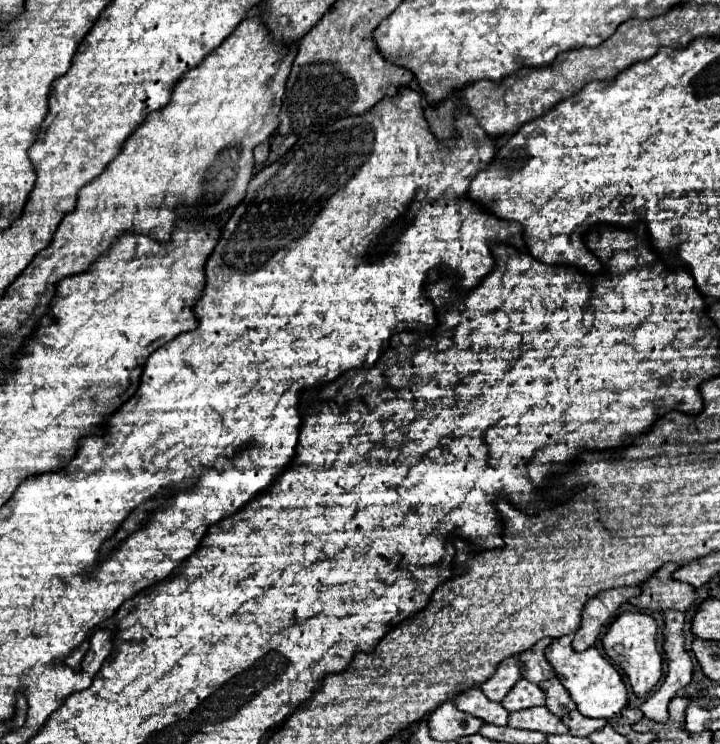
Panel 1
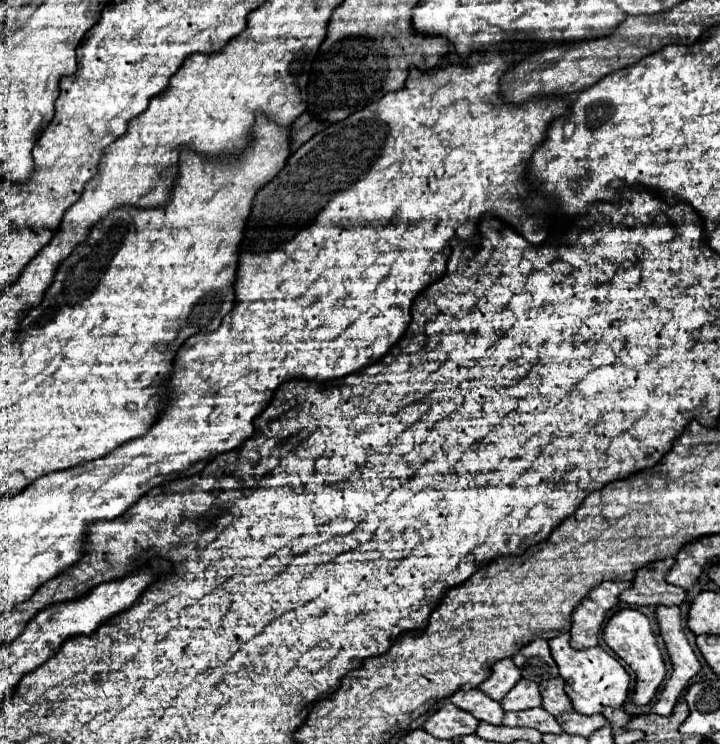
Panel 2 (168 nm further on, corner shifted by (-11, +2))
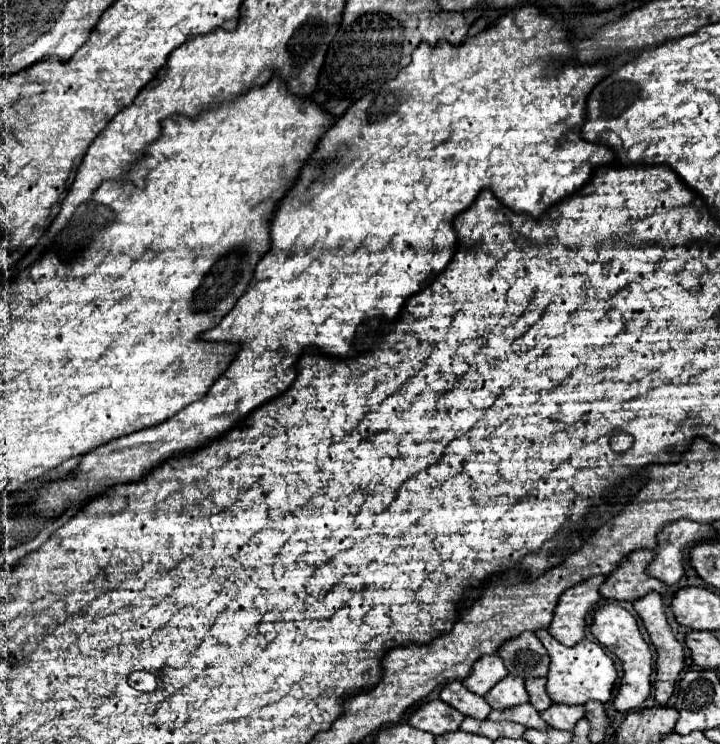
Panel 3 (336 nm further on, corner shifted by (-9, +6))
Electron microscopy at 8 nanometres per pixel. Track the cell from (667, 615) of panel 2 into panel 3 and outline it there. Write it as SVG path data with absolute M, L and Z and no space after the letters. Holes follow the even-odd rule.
M649 591L645 597L633 603L637 615L643 619L643 625L649 633L649 639L657 651L657 675L655 675L655 699L657 703L665 705L671 693L675 691L675 683L679 673L683 671L683 645L673 637L661 595Z

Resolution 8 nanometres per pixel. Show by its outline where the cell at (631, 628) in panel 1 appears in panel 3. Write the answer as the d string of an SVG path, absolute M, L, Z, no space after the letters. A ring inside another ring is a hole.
M617 603L601 605L593 613L591 633L595 635L595 639L603 647L607 647L609 651L613 651L621 659L621 665L623 665L623 679L621 679L621 685L619 685L619 693L613 699L613 709L617 709L621 713L637 709L649 697L649 691L651 691L653 655L651 655L649 645L643 641L643 637L639 633L639 625L637 625L635 617L627 609L623 609L621 605L617 605Z

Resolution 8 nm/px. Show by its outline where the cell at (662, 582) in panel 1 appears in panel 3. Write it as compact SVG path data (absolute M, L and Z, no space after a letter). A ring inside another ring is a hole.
M649 549L629 553L601 585L601 597L613 601L635 601L649 591L665 593L665 583L647 575L647 565L651 563L651 559L653 551Z

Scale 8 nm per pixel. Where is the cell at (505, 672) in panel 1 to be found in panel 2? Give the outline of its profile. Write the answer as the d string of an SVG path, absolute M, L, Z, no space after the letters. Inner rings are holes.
M513 659L497 661L491 669L491 677L479 685L479 689L495 701L501 701L521 679L521 671L515 667Z

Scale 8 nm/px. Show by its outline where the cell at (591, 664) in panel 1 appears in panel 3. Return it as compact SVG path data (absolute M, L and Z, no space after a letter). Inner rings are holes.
M537 629L535 635L545 645L547 653L551 657L551 665L547 671L547 693L551 695L553 703L585 705L591 699L601 701L601 703L607 703L611 699L617 671L615 671L613 661L605 655L605 651L597 643L583 639L583 643L577 643L573 647L565 647L557 639L553 639L549 635L549 631L545 631L545 629Z

